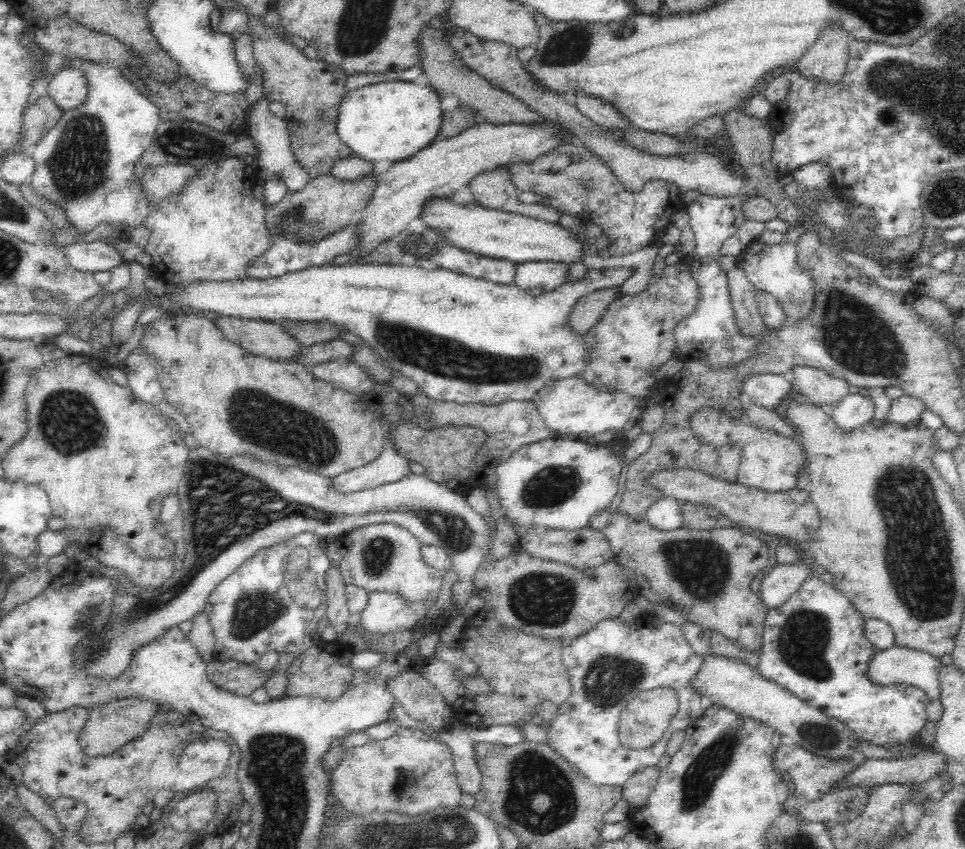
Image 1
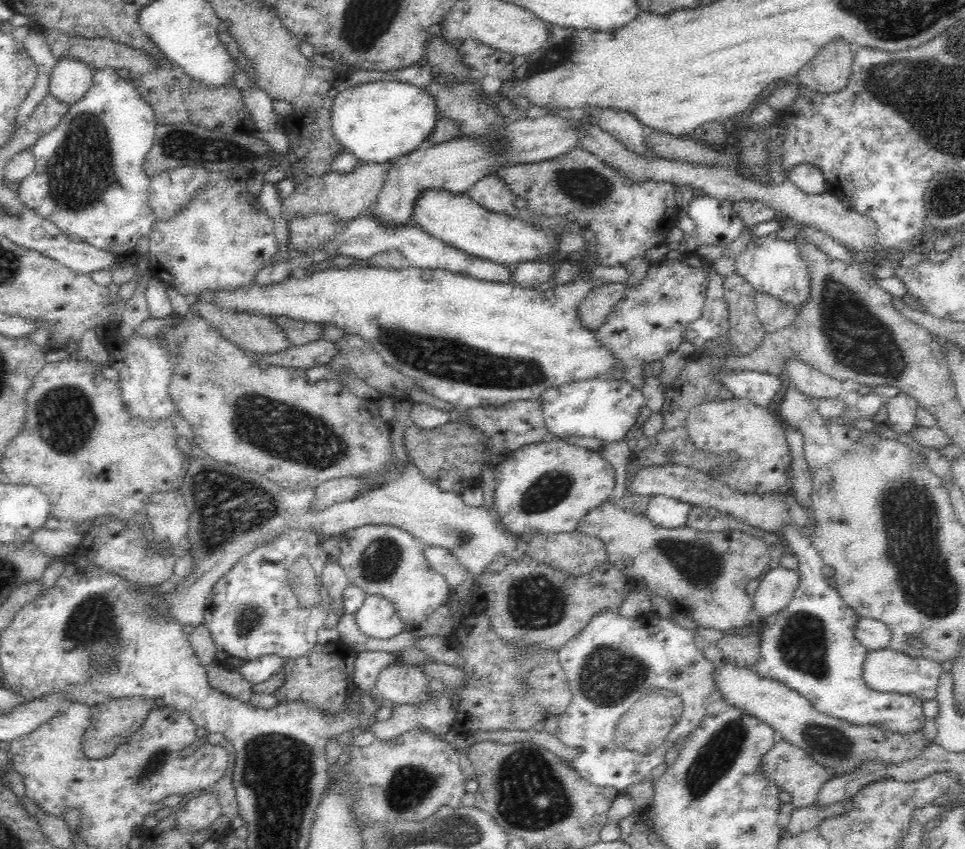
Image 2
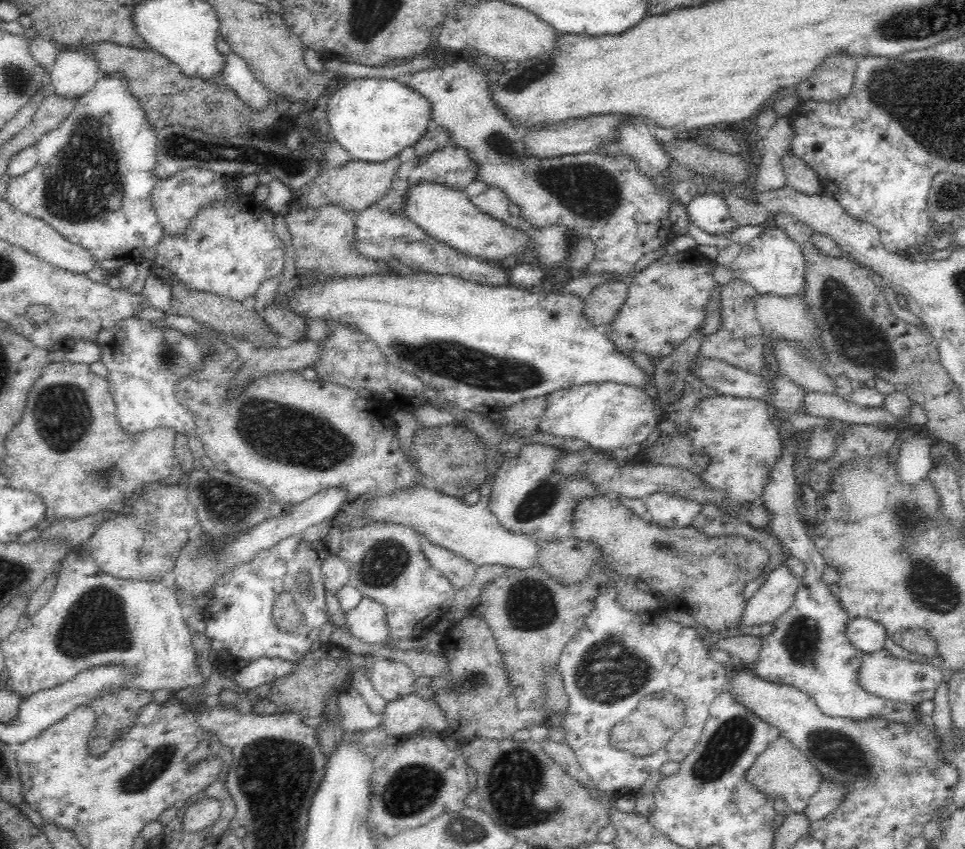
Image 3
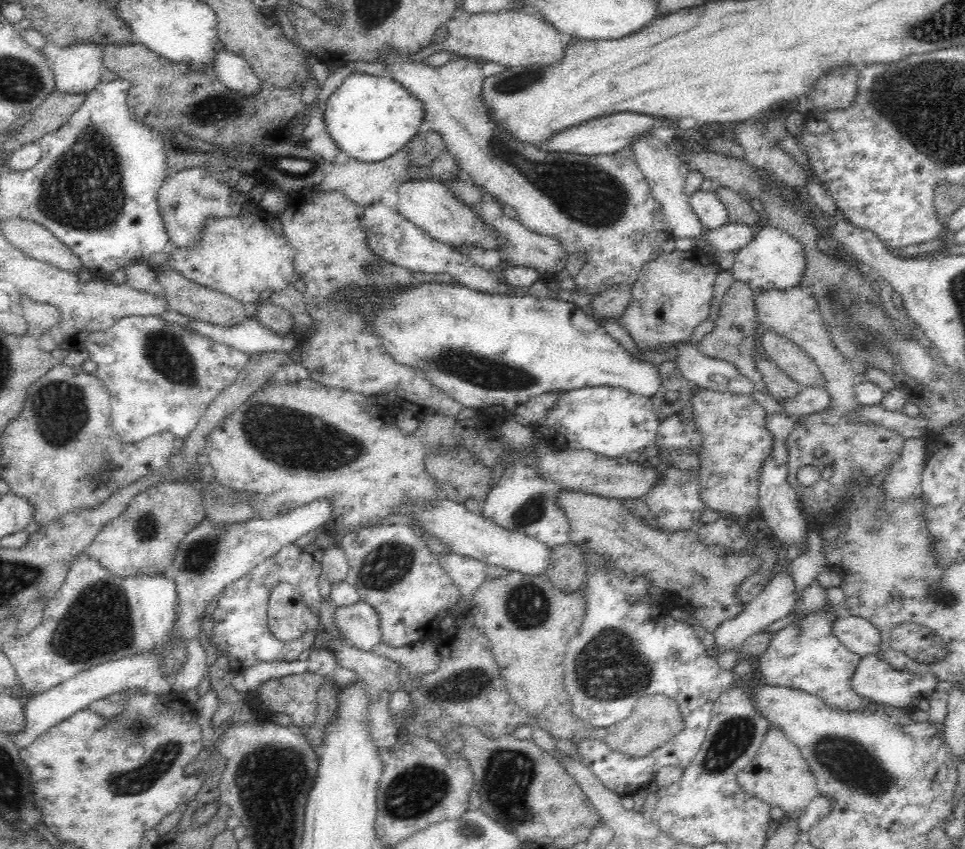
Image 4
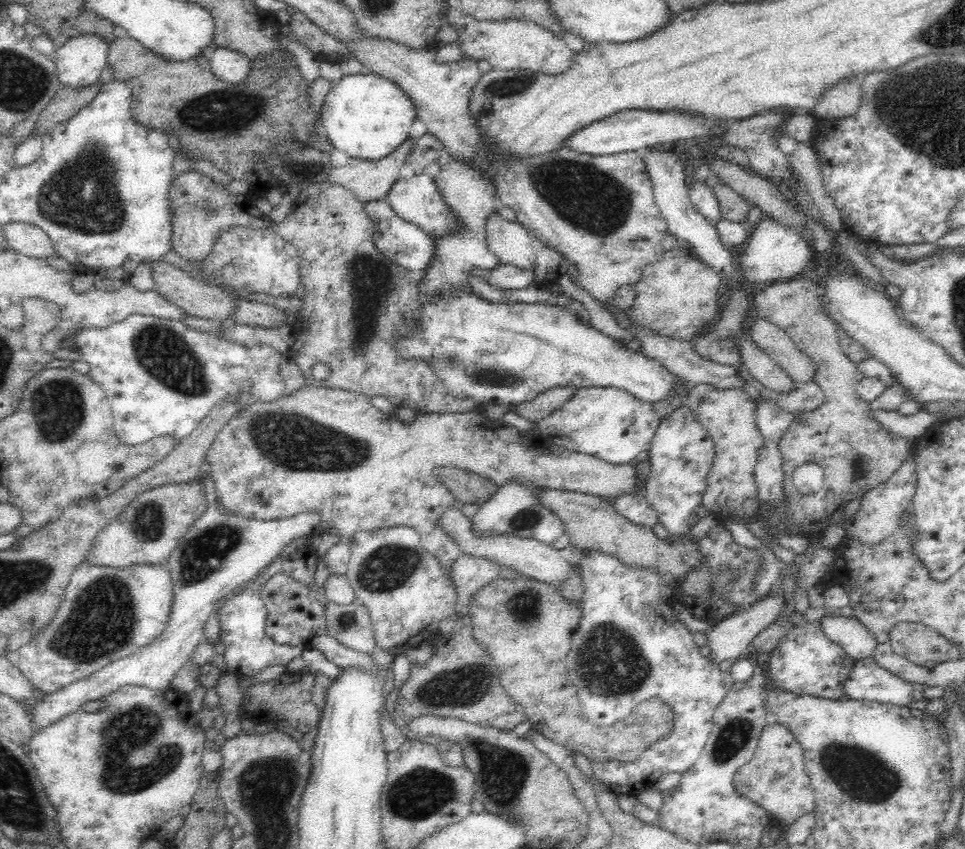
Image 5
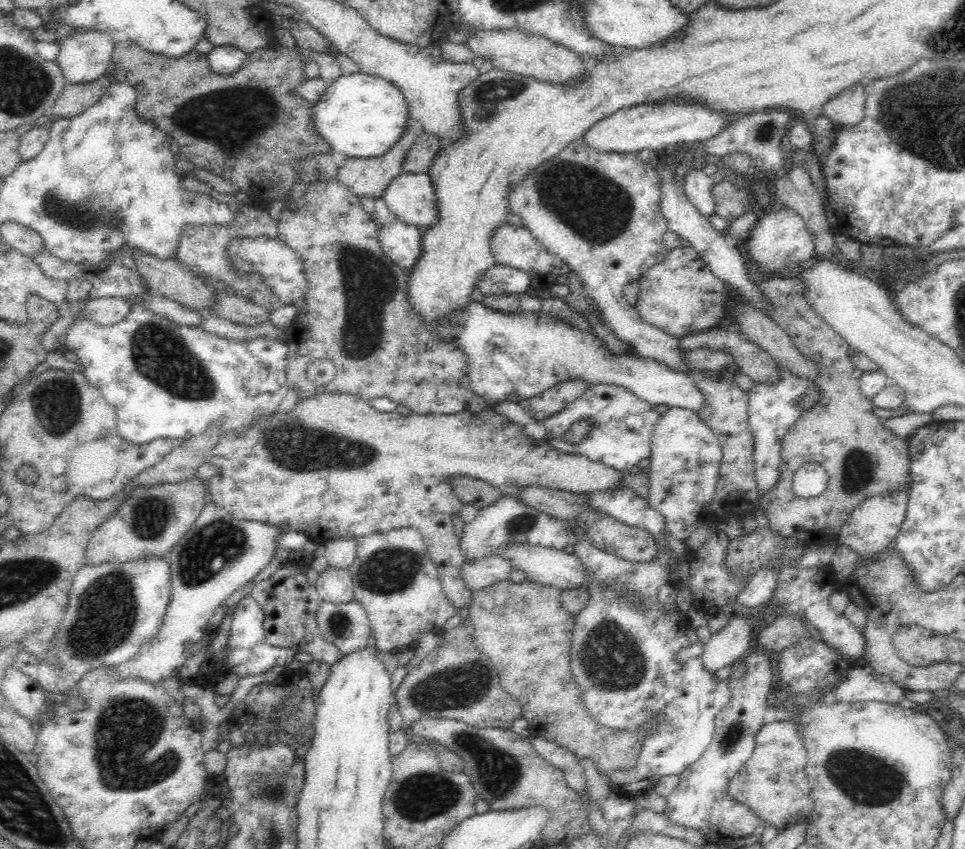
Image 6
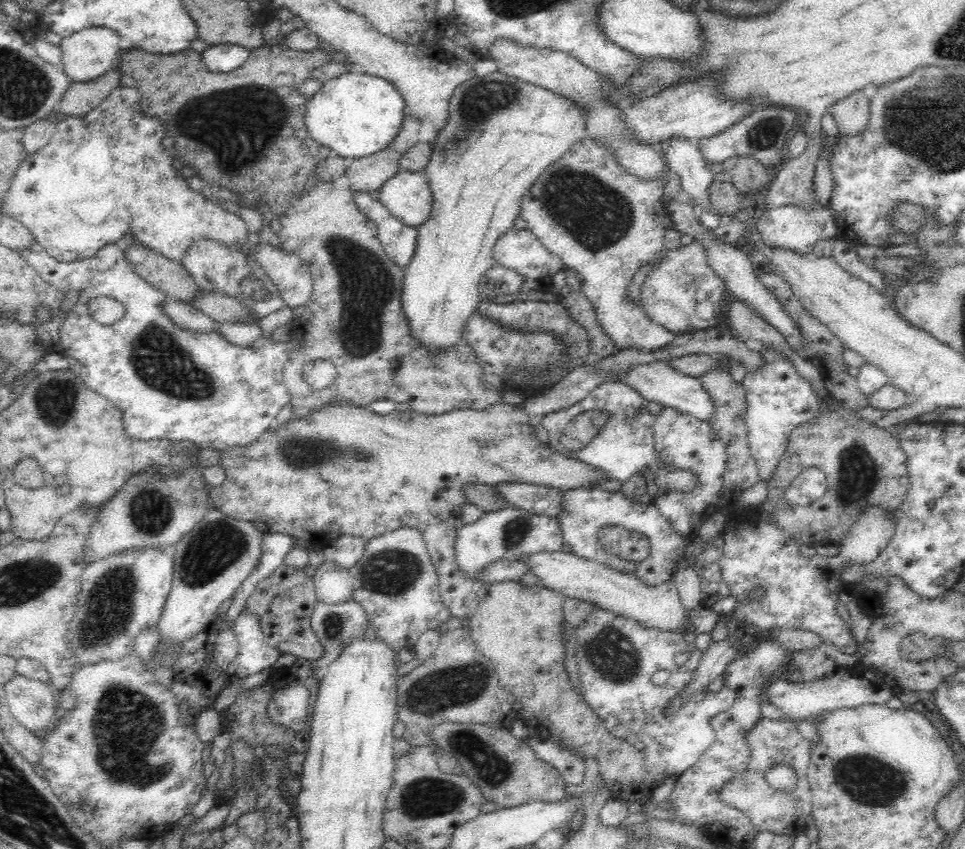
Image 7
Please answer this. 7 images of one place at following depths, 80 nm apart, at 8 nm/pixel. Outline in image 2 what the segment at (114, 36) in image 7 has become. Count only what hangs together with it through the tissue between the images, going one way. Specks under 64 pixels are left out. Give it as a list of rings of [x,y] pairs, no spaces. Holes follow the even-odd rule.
[[[65,57],[55,64],[49,78],[49,94],[71,106],[92,86],[95,70],[90,65]]]

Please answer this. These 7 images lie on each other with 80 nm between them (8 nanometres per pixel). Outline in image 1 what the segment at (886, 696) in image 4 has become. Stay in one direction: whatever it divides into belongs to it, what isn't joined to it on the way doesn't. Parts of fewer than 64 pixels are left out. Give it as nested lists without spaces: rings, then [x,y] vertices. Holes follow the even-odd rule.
[[[892,645],[890,648],[875,652],[868,662],[866,675],[872,683],[884,687],[898,683],[922,689],[931,701],[938,699],[940,696],[939,672],[941,665],[938,657],[934,657],[927,652]]]

